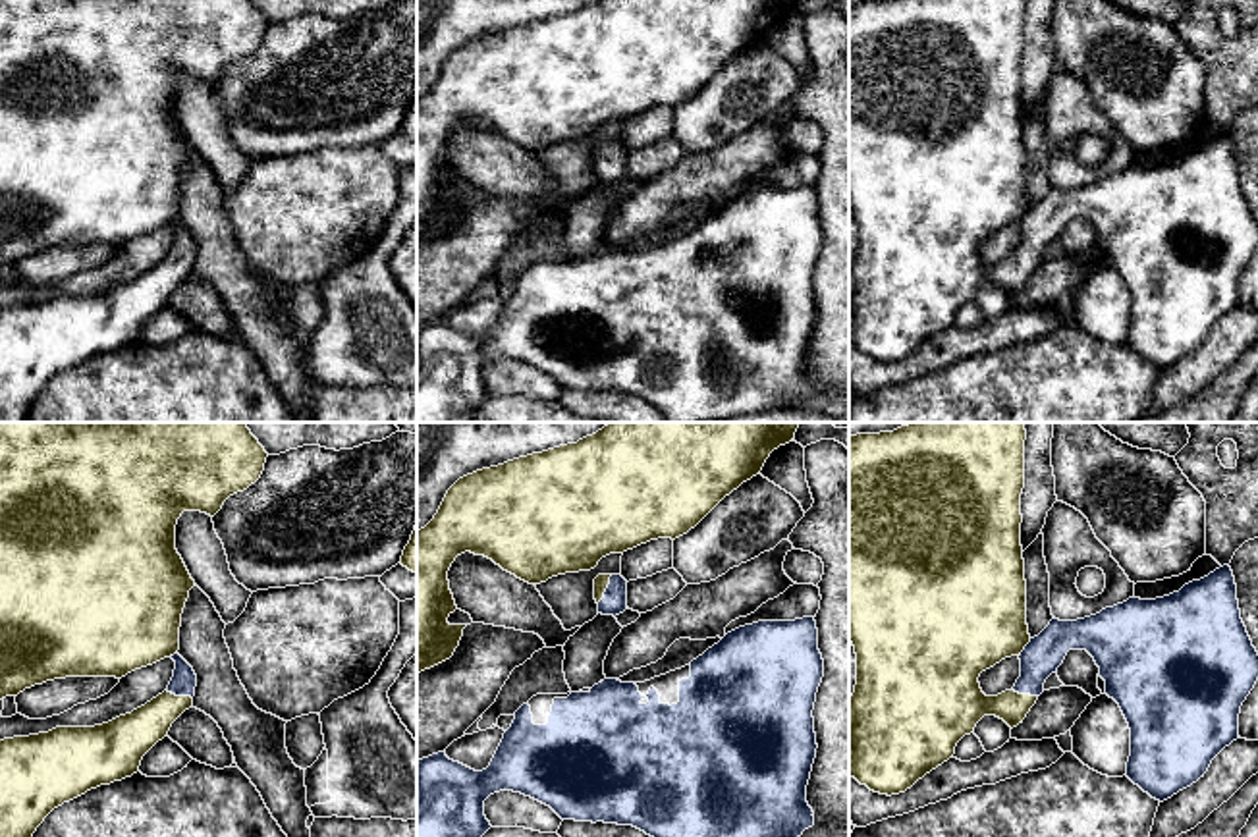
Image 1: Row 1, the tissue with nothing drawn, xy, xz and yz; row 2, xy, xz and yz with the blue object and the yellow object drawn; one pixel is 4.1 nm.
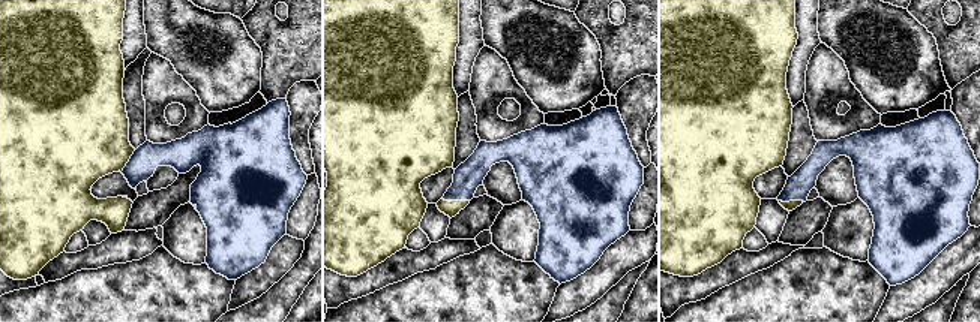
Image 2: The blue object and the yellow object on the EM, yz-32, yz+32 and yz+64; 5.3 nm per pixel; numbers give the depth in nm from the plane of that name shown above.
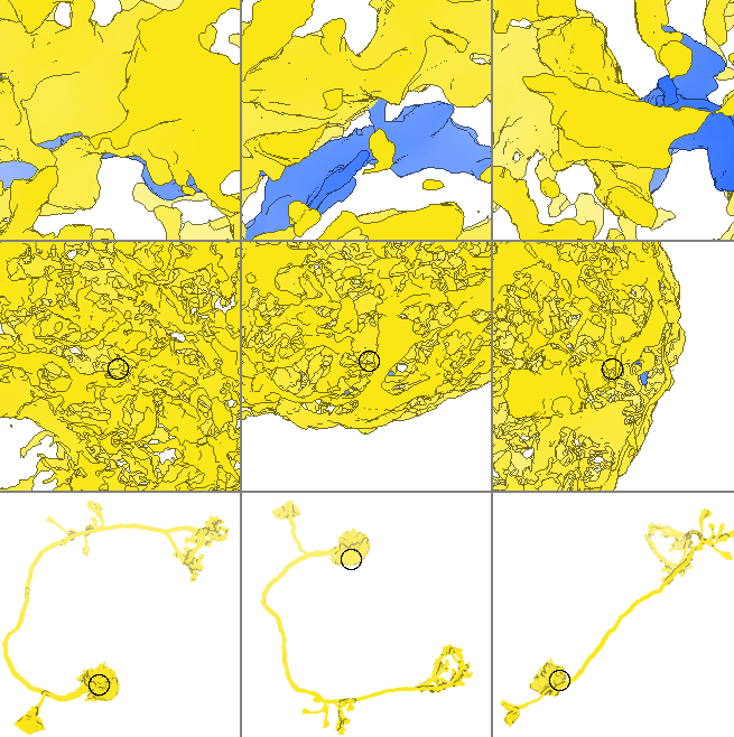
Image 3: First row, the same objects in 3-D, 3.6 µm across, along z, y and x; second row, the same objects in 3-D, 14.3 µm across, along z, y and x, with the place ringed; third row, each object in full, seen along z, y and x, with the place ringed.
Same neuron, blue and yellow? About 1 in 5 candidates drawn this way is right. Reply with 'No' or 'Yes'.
Yes

